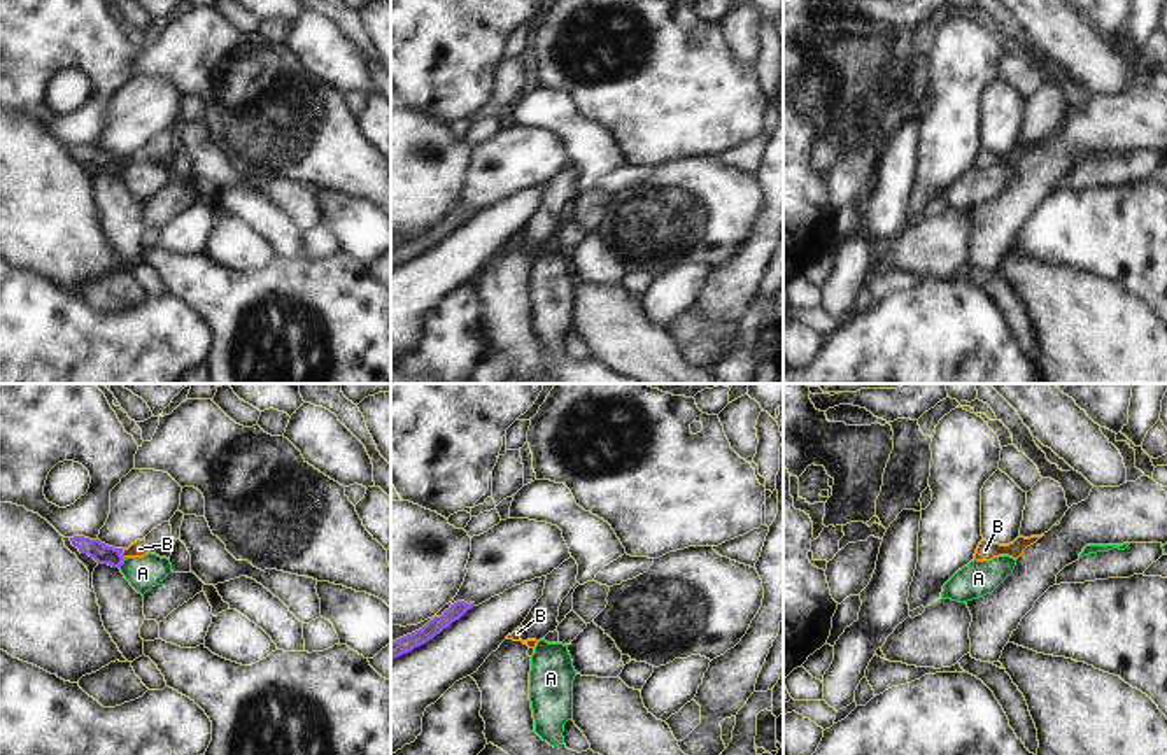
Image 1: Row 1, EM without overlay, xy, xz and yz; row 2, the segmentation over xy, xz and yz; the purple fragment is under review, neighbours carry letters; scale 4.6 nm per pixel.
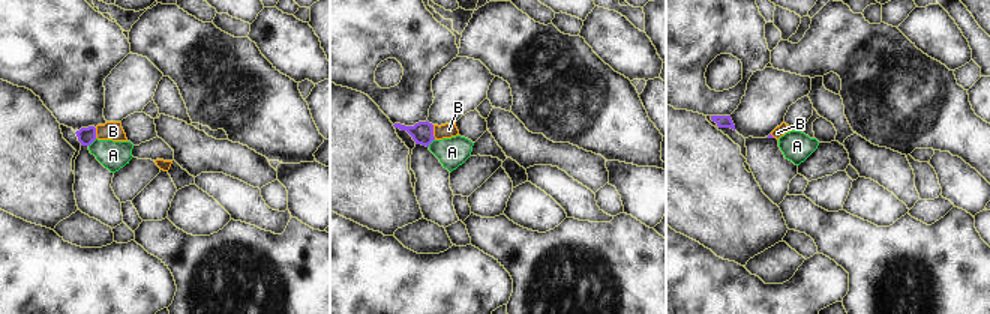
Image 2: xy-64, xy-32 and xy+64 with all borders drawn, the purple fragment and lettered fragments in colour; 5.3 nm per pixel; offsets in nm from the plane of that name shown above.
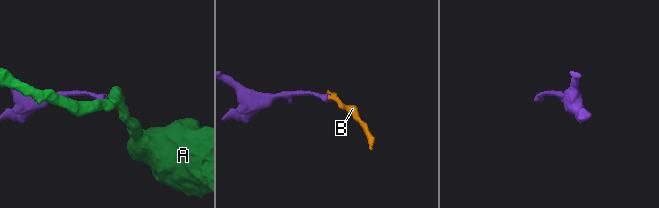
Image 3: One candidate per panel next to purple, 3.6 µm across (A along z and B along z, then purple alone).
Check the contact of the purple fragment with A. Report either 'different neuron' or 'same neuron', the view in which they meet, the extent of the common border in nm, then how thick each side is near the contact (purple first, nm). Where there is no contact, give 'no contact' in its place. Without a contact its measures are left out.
different neuron; meets purple in xy; contact 70 nm long; 90 nm thick on the purple side, 150 nm on the other

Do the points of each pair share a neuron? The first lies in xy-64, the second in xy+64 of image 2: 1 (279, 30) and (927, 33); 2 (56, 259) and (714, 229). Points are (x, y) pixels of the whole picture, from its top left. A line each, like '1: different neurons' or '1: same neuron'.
1: same neuron
2: different neurons

